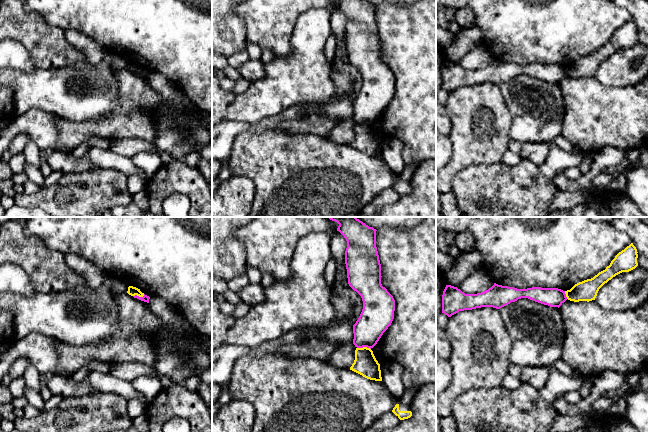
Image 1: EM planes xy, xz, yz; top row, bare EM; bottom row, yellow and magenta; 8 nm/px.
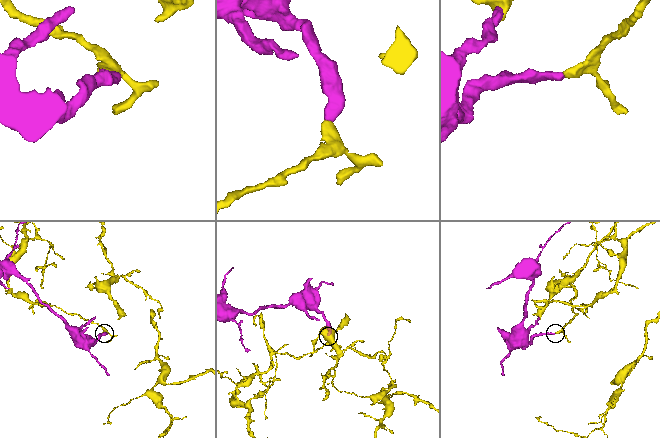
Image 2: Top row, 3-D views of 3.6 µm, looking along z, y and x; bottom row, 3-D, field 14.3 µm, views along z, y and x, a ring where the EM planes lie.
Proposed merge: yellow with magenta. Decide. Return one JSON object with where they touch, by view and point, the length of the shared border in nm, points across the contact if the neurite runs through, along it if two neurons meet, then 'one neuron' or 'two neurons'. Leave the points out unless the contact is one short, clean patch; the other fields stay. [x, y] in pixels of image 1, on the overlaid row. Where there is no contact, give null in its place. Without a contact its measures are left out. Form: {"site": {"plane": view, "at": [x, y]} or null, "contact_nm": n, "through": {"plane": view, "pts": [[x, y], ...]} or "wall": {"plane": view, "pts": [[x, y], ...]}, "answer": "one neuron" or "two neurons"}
{"site": {"plane": "xz", "at": [364, 347]}, "contact_nm": 110, "wall": {"plane": "xz", "pts": [[357, 347], [368, 347], [370, 349]]}, "answer": "two neurons"}

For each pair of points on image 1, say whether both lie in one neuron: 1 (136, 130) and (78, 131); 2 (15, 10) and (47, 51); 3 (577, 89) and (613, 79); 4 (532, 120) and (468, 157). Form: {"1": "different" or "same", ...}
{"1": "same", "2": "same", "3": "different", "4": "different"}

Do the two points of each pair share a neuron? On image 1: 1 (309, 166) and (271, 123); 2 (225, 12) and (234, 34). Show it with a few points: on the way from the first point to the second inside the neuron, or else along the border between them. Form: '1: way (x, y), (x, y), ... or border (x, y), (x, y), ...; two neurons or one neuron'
1: border (255, 132), (273, 129), (284, 133), (302, 134); two neurons
2: way (225, 17), (225, 25), (229, 29); one neuron

